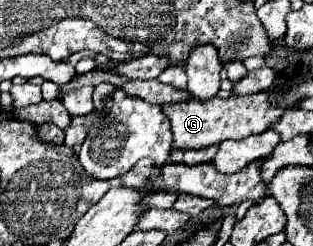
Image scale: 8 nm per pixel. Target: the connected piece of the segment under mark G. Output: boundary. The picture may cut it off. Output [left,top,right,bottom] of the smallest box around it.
[161,92,283,150]

